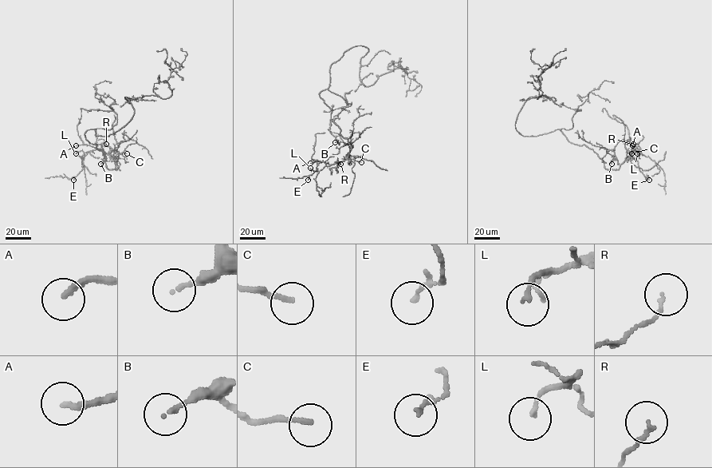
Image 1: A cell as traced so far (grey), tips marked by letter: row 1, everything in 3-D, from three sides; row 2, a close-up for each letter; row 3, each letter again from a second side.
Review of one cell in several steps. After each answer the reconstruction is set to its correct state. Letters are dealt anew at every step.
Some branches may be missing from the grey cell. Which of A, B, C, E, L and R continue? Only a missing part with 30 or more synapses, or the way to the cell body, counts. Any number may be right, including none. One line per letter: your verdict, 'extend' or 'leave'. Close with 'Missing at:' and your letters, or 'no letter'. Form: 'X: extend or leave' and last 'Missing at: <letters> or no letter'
A: extend
B: leave
C: leave
E: leave
L: leave
R: leave
Missing at: A

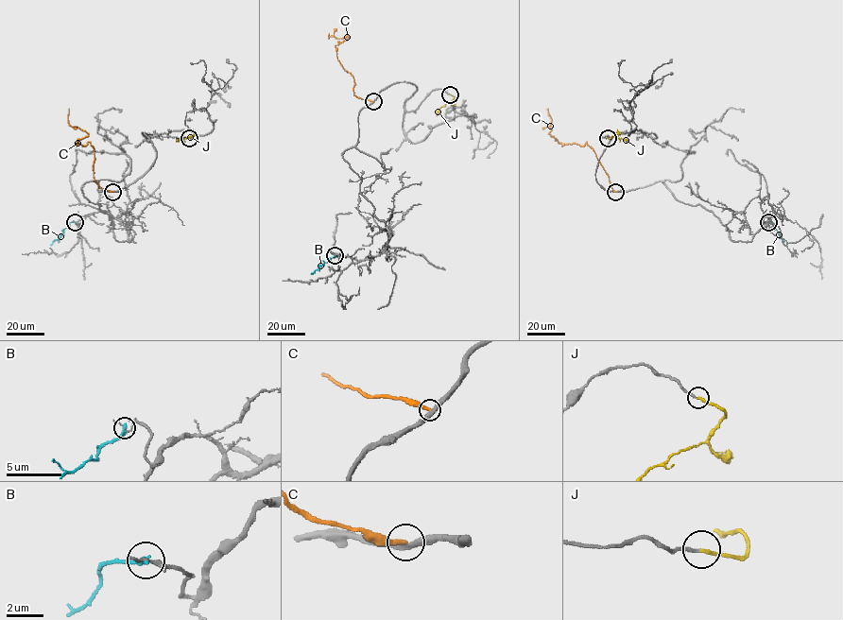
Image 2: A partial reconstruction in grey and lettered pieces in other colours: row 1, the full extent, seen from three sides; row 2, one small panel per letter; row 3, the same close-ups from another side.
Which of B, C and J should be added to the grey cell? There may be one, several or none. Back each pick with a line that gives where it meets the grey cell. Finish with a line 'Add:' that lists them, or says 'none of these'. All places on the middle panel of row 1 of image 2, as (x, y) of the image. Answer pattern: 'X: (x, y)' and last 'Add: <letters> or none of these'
J: (450, 94)
Add: J

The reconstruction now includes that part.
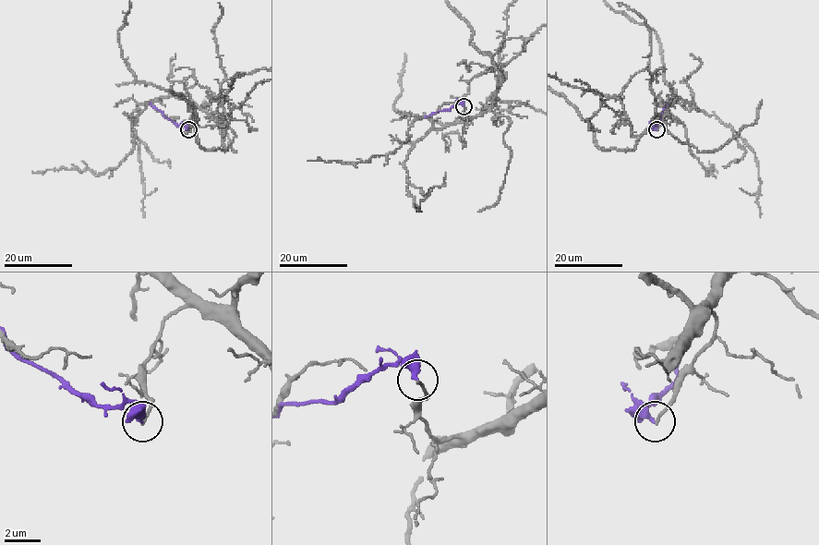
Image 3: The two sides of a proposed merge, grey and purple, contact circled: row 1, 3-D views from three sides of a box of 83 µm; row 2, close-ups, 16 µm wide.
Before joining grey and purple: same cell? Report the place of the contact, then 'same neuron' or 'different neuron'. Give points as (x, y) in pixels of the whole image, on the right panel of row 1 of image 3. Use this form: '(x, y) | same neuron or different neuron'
(656, 129) | different neuron

